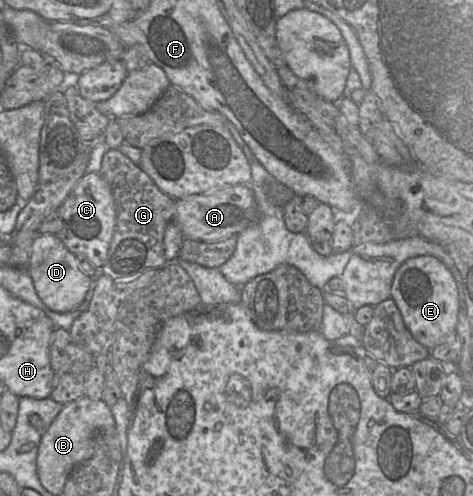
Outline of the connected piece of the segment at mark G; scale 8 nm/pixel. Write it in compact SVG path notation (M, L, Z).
M109 149L104 154L100 173L111 188L117 217L107 259L102 268L103 274L114 280L128 281L138 278L147 270L166 266L169 261L164 254L164 233L168 223L174 219L176 200L163 193L139 165L118 149Z

